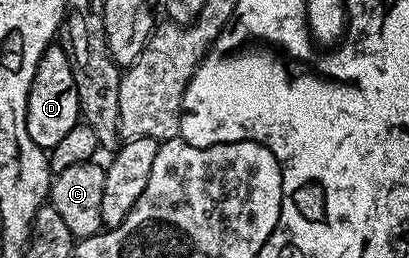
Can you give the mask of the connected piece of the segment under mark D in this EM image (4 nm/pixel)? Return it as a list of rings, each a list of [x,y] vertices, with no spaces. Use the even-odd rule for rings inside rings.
[[[52,45],[41,53],[41,61],[37,61],[37,73],[31,82],[27,98],[27,128],[29,137],[44,149],[57,145],[80,122],[79,102],[77,101],[77,85],[73,85],[73,69],[71,58],[67,56],[66,46]]]

